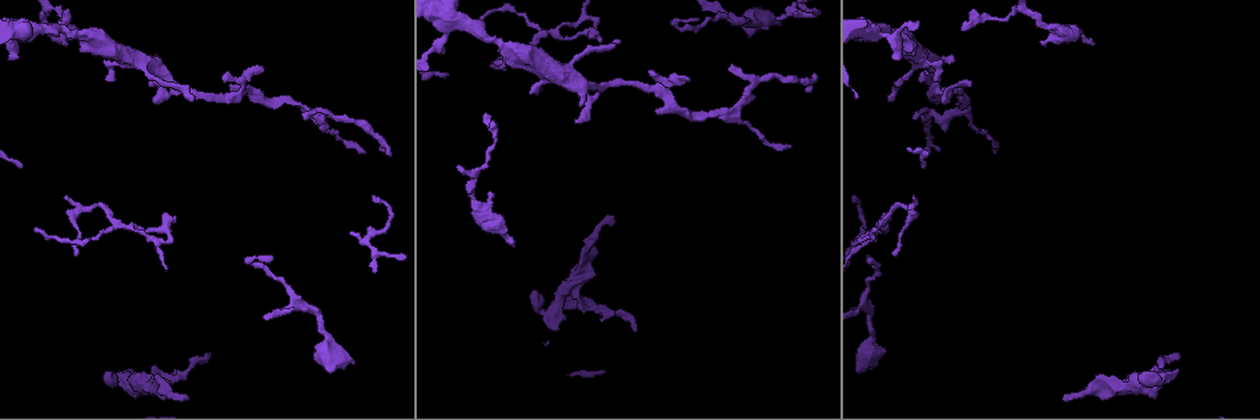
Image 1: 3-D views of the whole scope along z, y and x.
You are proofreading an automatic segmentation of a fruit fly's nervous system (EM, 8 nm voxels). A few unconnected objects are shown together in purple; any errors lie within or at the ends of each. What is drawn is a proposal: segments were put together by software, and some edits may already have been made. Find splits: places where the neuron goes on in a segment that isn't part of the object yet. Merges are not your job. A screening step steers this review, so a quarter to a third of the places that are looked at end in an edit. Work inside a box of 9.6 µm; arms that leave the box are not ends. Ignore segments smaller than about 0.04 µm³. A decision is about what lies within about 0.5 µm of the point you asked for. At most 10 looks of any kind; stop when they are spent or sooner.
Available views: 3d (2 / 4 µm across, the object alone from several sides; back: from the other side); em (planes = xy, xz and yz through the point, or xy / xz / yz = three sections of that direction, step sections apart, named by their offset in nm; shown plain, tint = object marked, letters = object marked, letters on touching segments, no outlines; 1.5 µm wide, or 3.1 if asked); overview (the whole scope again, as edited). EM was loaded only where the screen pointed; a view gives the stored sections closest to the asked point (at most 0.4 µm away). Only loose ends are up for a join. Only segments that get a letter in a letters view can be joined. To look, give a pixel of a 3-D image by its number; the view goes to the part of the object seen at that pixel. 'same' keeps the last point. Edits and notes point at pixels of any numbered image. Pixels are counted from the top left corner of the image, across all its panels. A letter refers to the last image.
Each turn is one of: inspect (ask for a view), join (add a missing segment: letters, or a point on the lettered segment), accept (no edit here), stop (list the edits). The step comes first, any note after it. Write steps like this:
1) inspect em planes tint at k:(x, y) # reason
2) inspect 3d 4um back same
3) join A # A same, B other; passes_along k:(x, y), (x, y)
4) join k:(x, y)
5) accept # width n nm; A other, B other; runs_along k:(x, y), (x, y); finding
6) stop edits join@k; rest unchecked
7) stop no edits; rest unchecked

inspect em planes letters at 1:(778, 22) # thick end

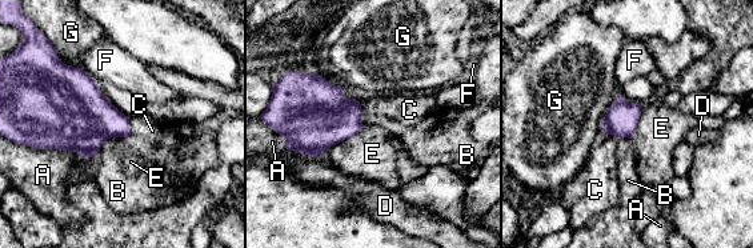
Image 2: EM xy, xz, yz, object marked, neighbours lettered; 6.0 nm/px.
accept # A other, B other, C other, D other, E other, F other, G other; border 2:(128, 119), (133, 134); no lettered segment goes on from it

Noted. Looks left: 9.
inspect em planes letters at 1:(306, 118) # tapers out

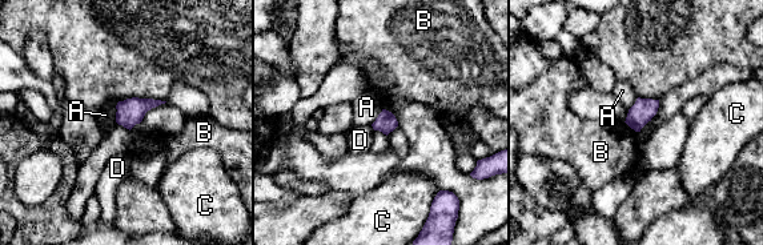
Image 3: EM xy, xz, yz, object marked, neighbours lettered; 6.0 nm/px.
accept # A other, B other, C other, D other; border 3:(625, 121), (635, 132); no lettered segment goes on from it

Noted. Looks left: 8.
inspect 3d 2um at 1:(951, 59) # branch stops here

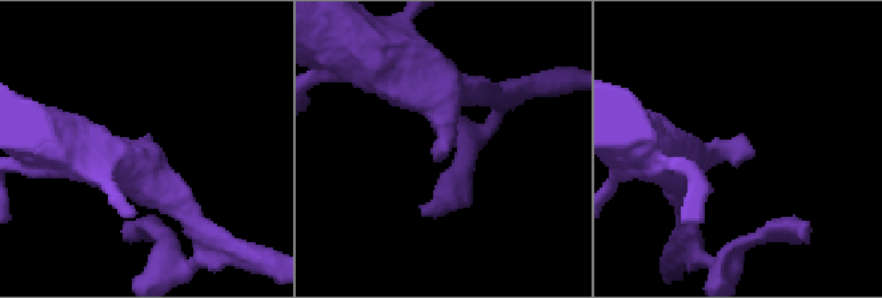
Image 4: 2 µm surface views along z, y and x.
inspect em planes letters at 4:(440, 157) # arm_widths 220, 380 nm

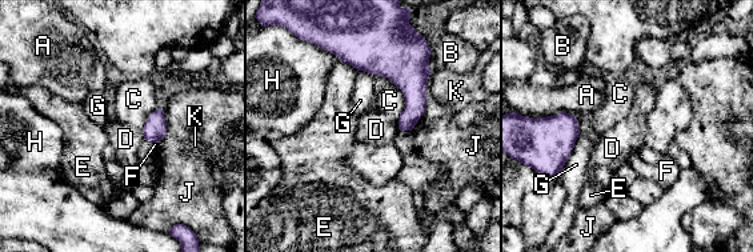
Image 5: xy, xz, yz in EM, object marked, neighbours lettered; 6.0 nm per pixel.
accept # A other, B other, C other, D other, E other, F other, G other, H other, J other, K other; border 5:(161, 107), (165, 135), (156, 144); none of them fits

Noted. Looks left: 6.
inspect em planes letters at 1:(1046, 43) # free end

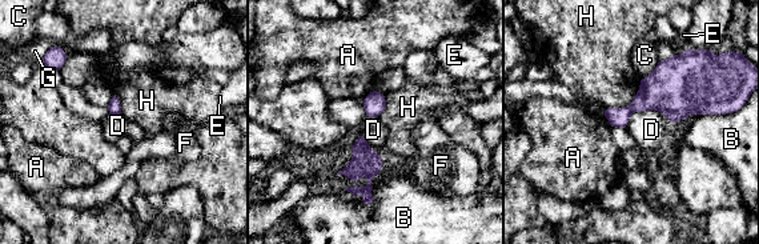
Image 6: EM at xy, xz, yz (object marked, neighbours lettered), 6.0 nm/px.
accept # longest_contact H 300 nm; A other, B other, C other, D other, E other, F other, G other, H other; border 6:(671, 122), (635, 111), (625, 127); no lettered segment goes on from it

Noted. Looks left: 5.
inspect em planes letters at 1:(635, 332) # thin end

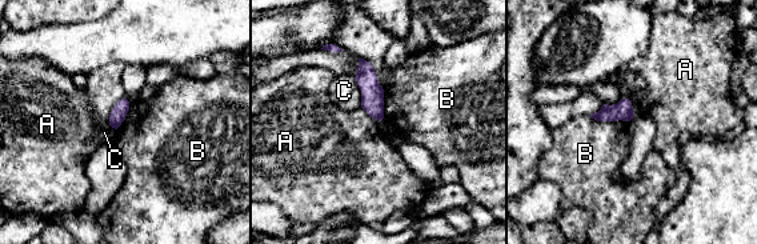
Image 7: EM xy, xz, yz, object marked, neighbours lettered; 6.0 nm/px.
accept # A other, B other, C other; border 7:(124, 96), (113, 107), (108, 123); no lettered segment goes on from it

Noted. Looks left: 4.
stop no edits; rest unchecked

